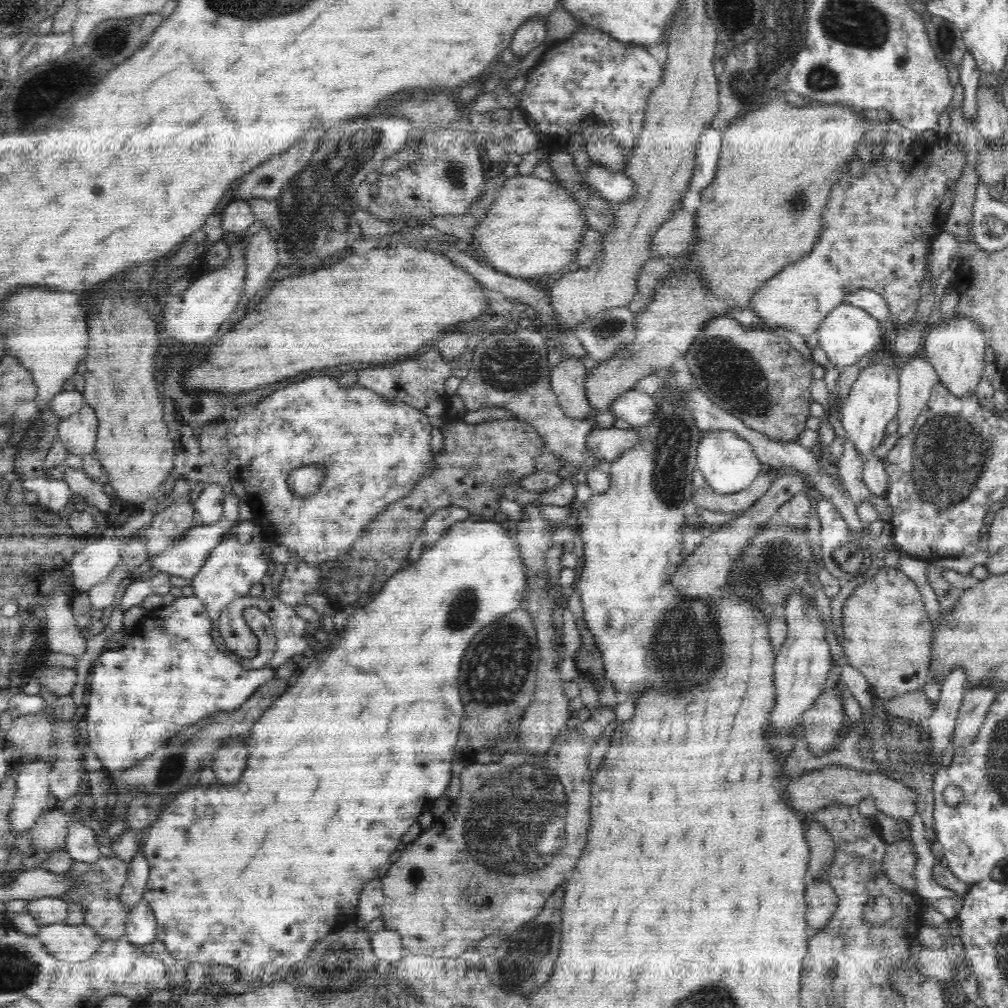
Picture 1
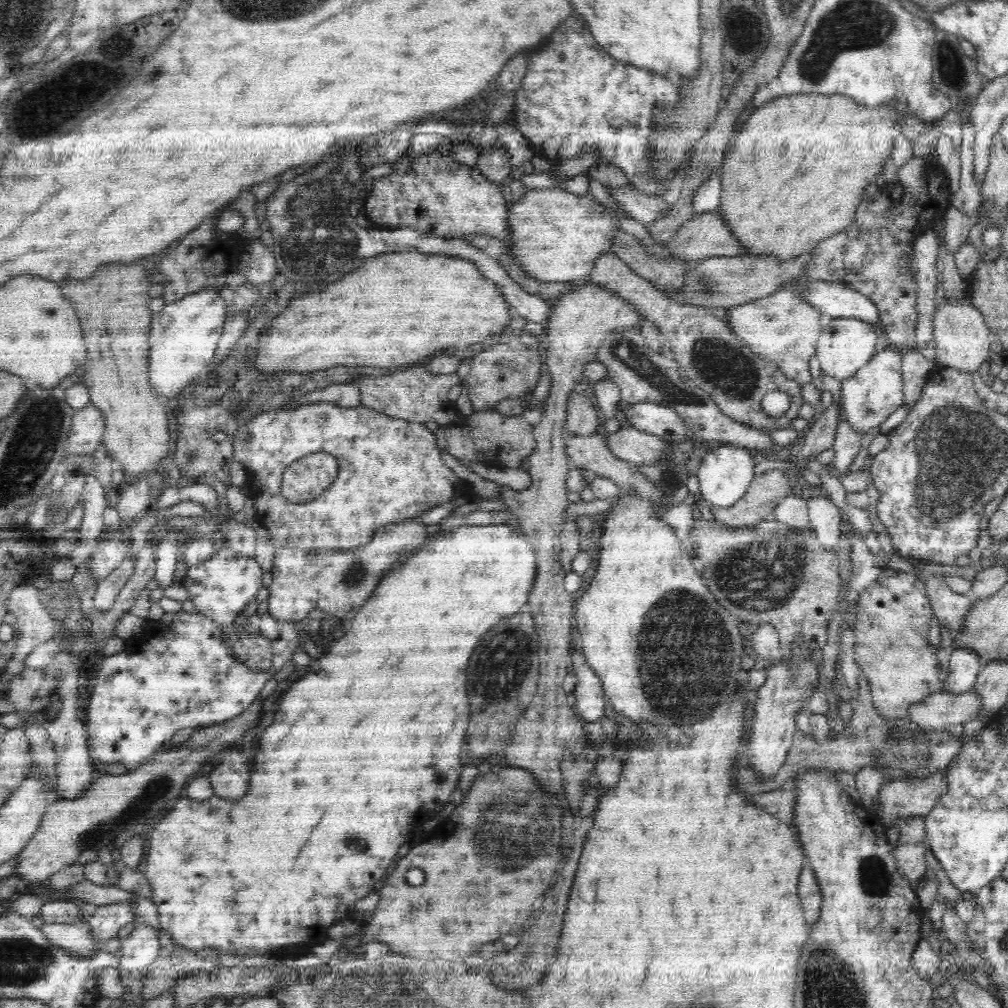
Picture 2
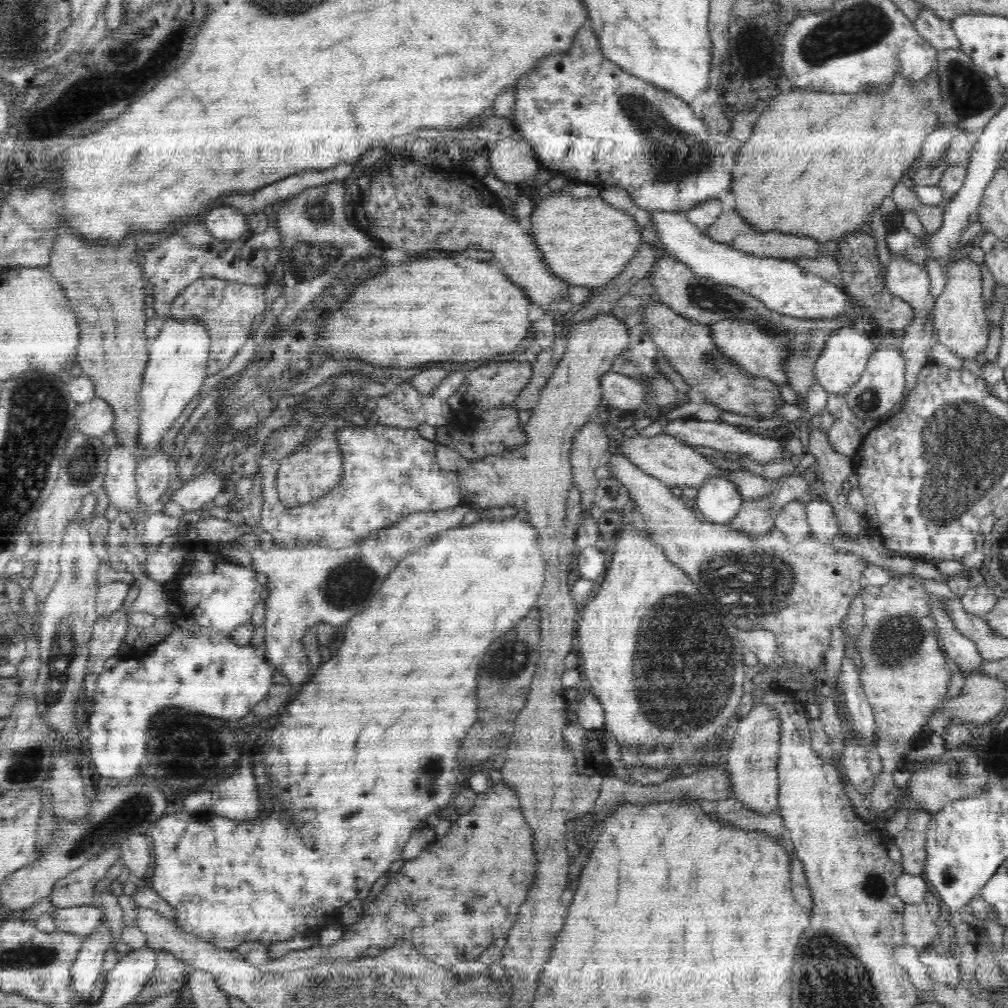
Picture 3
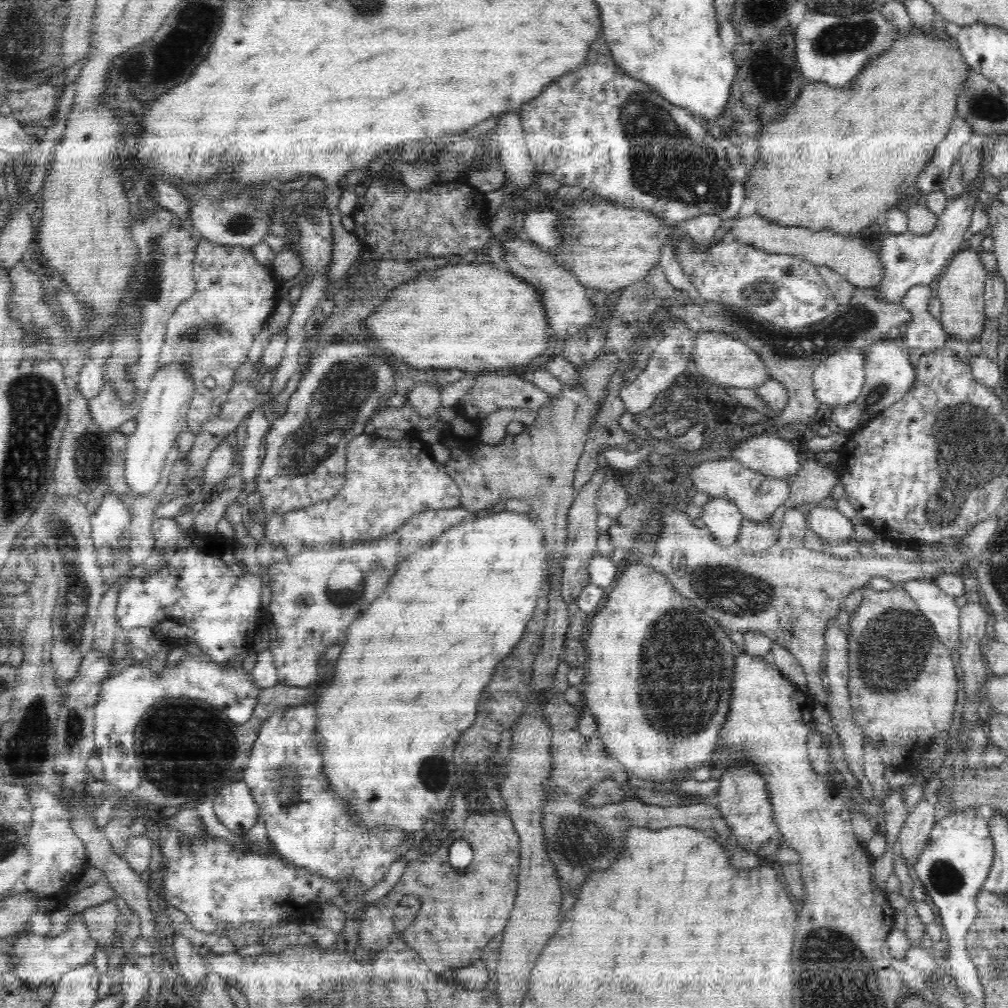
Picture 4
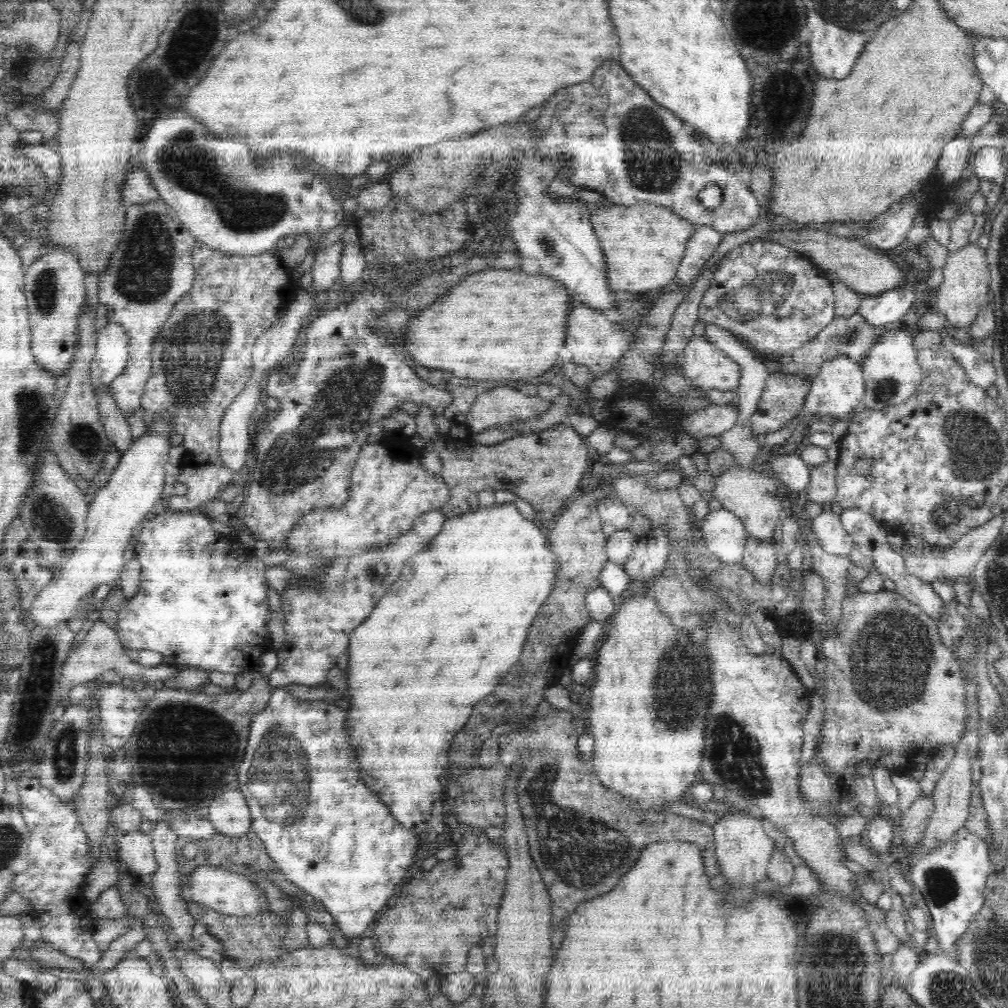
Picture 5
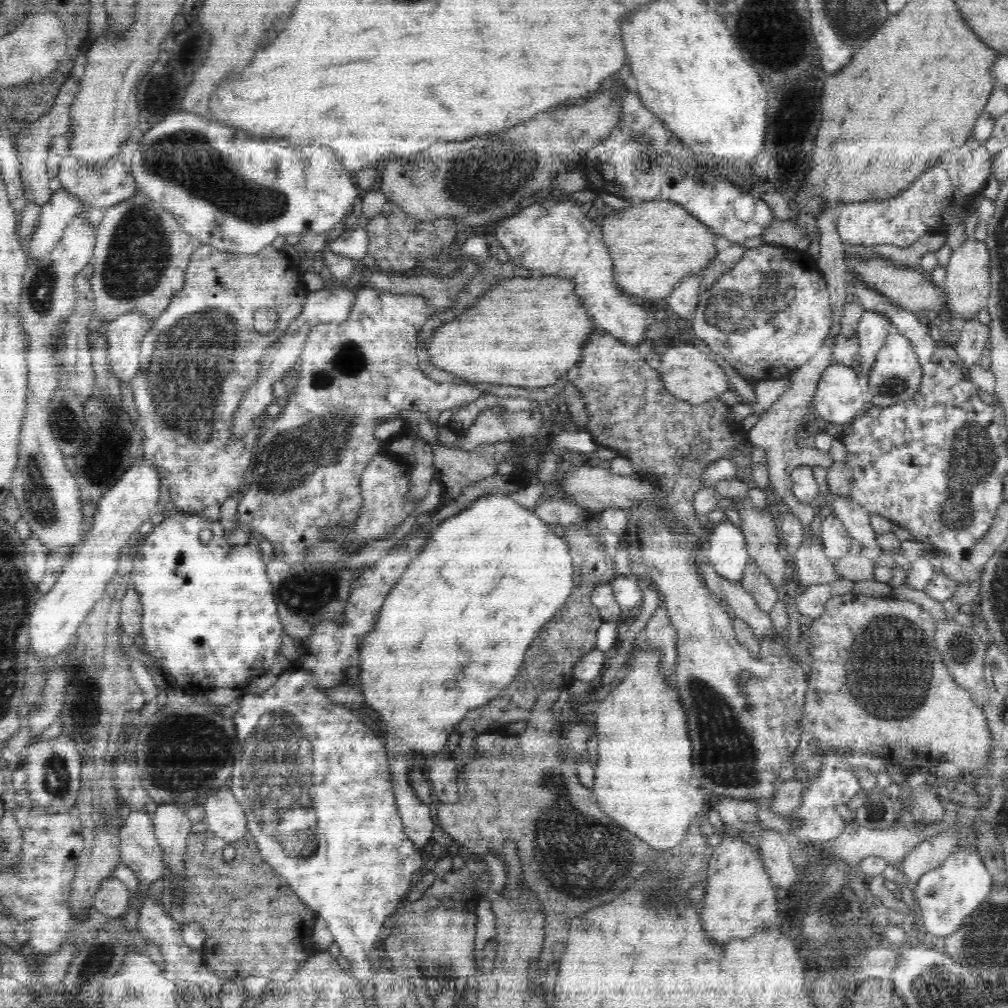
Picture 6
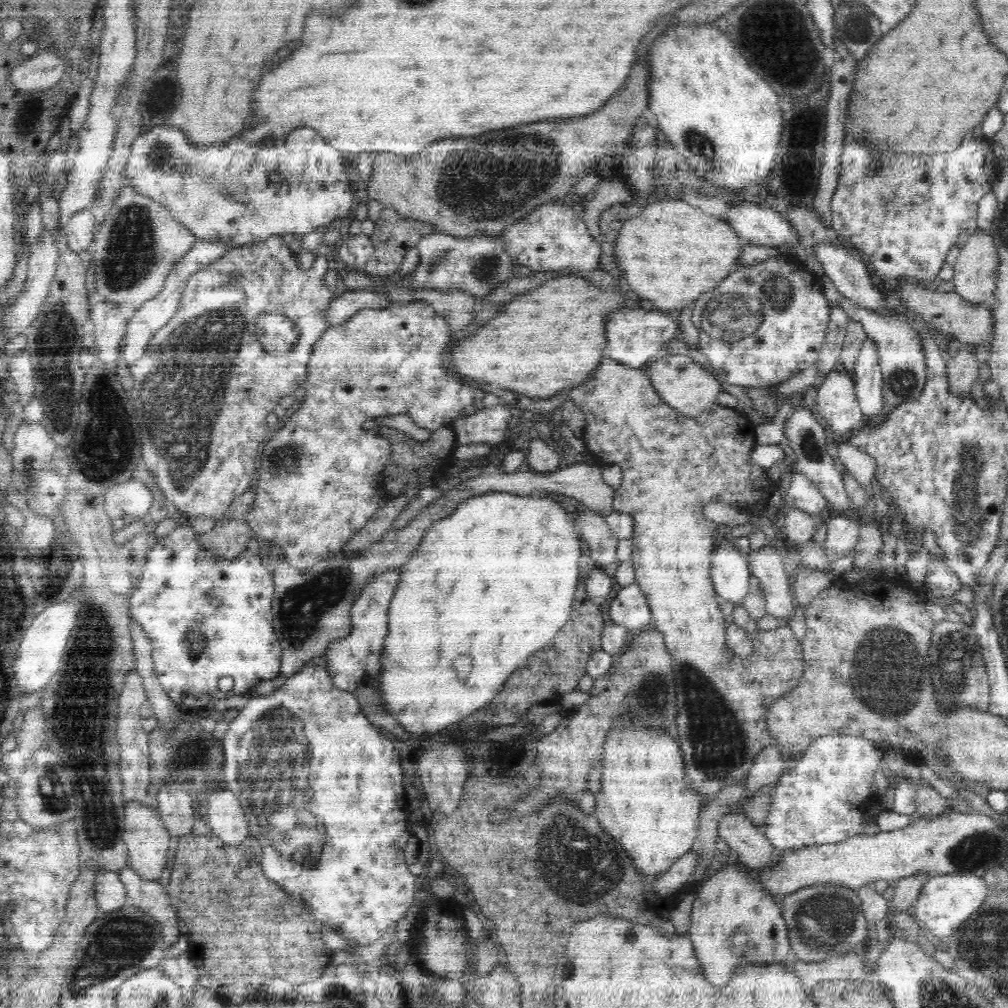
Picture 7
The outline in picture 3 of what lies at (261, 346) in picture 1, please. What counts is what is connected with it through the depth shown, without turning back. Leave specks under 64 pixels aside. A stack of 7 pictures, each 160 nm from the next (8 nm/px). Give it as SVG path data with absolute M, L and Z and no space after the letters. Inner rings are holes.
M458 254L455 257L438 257L427 259L406 259L405 262L392 264L384 261L386 272L382 272L380 276L376 276L374 280L364 282L360 288L356 288L356 292L352 294L352 298L344 304L344 308L340 312L334 312L326 324L326 332L320 338L318 348L322 346L324 350L328 350L330 354L338 354L338 356L360 356L364 358L366 363L379 367L392 368L412 368L417 371L426 362L474 362L474 360L488 360L502 356L502 354L514 354L514 348L520 346L520 342L526 338L528 330L530 330L530 301L529 297L524 296L524 290L513 283L506 274L502 273L501 267L494 262L484 262L476 259L470 259L468 256Z

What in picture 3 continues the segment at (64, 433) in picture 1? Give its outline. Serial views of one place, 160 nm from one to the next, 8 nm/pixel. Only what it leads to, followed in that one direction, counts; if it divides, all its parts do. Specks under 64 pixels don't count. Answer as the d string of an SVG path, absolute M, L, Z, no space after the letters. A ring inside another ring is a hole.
M94 397L76 409L77 430L86 436L101 437L112 431L114 416L114 410L106 401Z

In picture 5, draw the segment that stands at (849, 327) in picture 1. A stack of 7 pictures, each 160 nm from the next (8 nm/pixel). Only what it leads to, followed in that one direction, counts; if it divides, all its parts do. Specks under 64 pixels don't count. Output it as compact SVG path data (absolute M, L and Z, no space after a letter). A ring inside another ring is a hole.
M846 356L835 357L833 360L824 363L820 372L811 380L810 392L808 392L802 412L792 422L788 422L782 430L770 432L770 434L761 438L764 449L771 452L784 444L785 440L793 433L797 424L806 416L825 417L829 415L837 419L847 419L861 407L861 400L864 395L865 382L861 364L850 360Z

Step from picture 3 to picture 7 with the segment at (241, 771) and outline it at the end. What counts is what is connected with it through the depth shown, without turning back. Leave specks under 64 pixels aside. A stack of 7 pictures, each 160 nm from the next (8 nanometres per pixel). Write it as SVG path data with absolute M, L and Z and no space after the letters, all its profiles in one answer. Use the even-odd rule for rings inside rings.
M220 788L203 799L208 826L217 838L232 846L242 845L250 837L249 824L238 797L228 788Z

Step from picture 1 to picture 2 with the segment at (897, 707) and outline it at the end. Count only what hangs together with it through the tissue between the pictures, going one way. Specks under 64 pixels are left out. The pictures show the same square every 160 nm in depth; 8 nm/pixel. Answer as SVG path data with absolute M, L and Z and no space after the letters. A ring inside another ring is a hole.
M974 688L964 694L941 691L927 697L922 703L910 706L908 714L923 730L932 732L978 719L982 704Z

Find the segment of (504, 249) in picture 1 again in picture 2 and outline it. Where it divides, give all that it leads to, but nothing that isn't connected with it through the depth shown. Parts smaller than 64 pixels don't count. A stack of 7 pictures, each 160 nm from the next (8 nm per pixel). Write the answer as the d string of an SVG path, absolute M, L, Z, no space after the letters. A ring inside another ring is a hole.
M560 188L529 189L520 200L508 205L509 231L508 250L518 260L528 276L541 282L583 282L594 268L600 254L612 251L612 240L620 231L618 220L604 205L596 202L588 193L586 196L570 194Z

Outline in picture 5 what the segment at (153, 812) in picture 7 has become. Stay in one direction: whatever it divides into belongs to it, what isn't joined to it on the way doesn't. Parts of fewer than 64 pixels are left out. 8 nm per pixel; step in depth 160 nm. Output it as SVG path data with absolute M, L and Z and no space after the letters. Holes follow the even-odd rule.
M142 831L123 833L116 836L119 840L118 848L121 860L134 872L137 877L154 874L158 870L158 863L154 856L153 842L150 834Z

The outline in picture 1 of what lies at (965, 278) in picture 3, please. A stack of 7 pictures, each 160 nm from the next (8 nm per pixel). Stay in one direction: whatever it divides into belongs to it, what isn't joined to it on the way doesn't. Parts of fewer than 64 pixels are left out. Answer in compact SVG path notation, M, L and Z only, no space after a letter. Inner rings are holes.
M956 316L947 321L931 323L923 342L923 355L938 373L939 382L957 397L976 392L984 368L991 358L982 327L974 323L970 317Z

